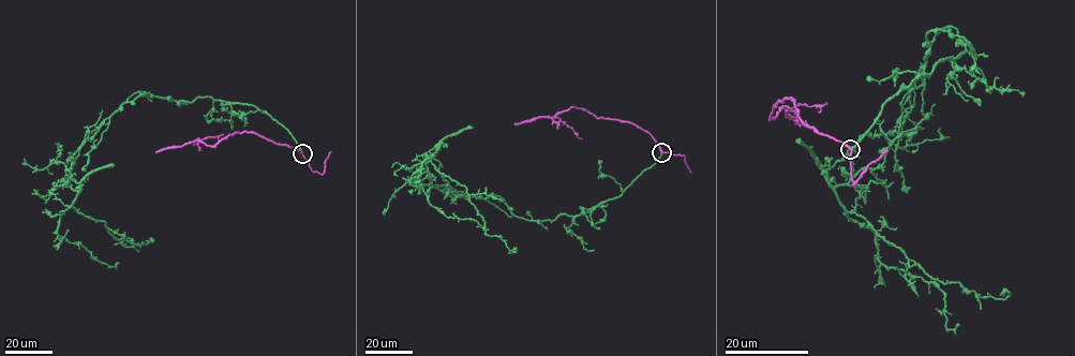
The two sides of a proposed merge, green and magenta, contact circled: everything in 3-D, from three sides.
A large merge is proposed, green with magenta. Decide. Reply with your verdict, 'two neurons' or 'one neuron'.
one neuron

